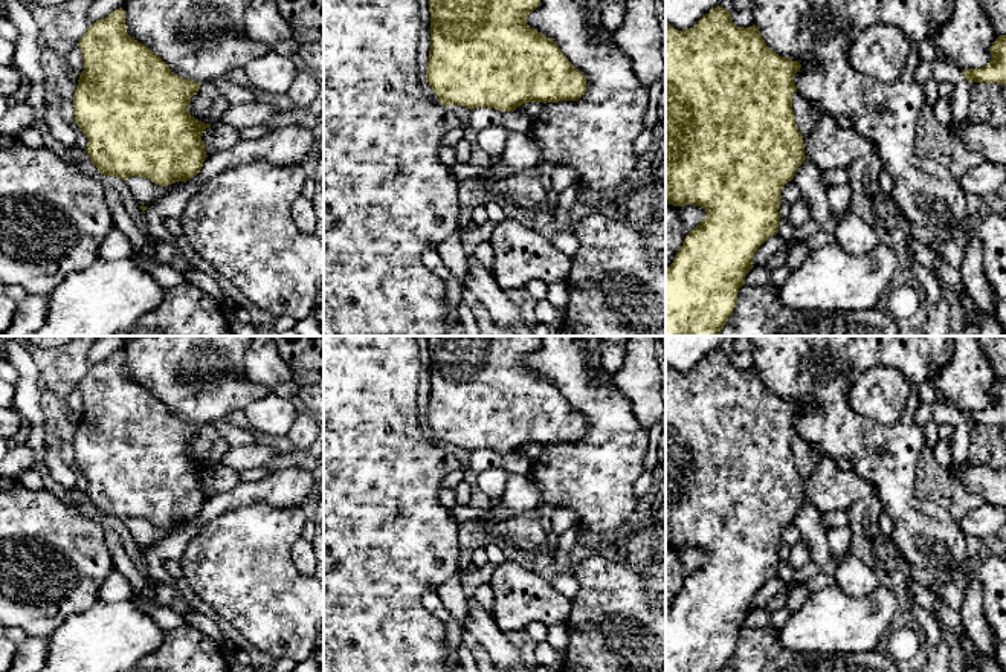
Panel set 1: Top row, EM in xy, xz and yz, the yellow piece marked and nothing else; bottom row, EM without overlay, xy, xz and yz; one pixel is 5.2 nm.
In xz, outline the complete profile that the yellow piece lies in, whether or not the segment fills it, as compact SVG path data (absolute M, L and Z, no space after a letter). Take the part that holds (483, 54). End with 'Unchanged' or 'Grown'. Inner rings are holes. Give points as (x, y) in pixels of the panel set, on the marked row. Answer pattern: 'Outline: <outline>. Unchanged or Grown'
Outline: M429 0L430 12L430 50L427 61L426 78L435 92L438 102L449 105L463 105L467 108L495 108L499 111L514 111L518 107L528 102L559 102L577 101L586 93L586 78L583 72L576 69L562 53L560 47L536 29L527 24L527 17L539 6L540 0Z. Unchanged

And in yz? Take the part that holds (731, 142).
Outline: M722 6L713 8L687 31L678 31L666 21L666 205L693 205L704 208L707 212L705 218L685 235L673 263L666 270L666 336L719 336L737 304L737 292L745 284L746 273L754 267L756 250L779 232L782 189L794 179L797 168L806 159L803 136L792 111L792 95L797 92L794 75L800 69L798 61L771 50L756 24L737 27L730 12Z. Unchanged

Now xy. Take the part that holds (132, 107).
Outline: M113 11L108 17L90 24L78 43L84 70L79 73L73 95L75 122L87 136L85 153L104 176L127 180L131 176L145 177L159 186L186 182L197 176L208 157L202 136L211 124L189 115L191 98L200 82L183 79L169 70L169 66L151 49L127 34L125 11Z. Unchanged

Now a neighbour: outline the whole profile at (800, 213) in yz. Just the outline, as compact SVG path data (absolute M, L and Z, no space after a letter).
M800 199L791 206L789 225L791 228L800 228L804 221L811 218L811 209L804 199Z

